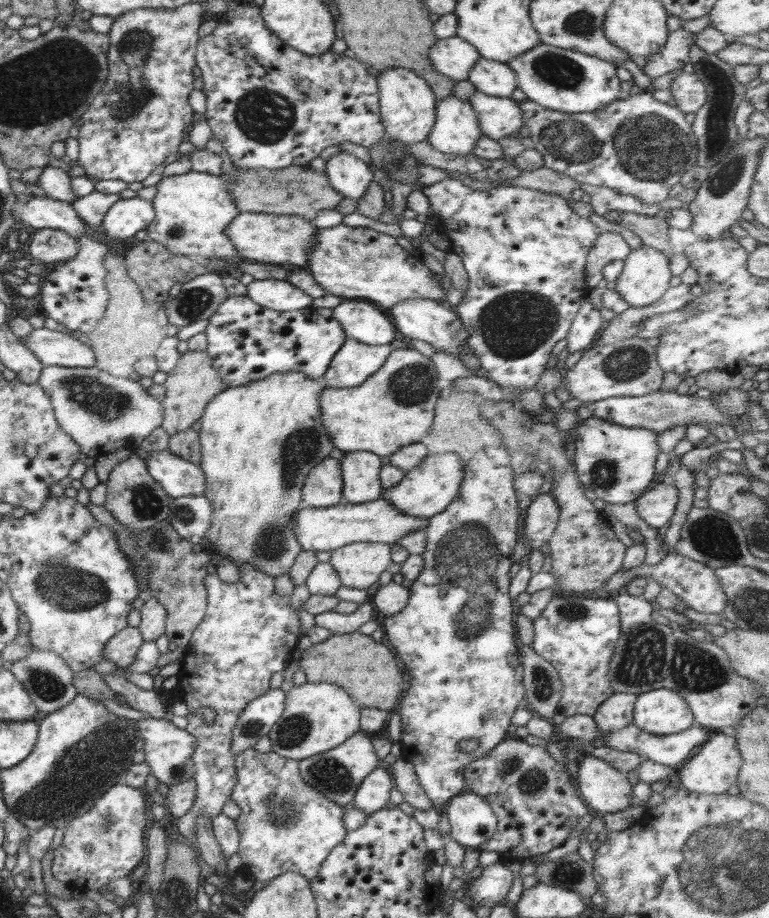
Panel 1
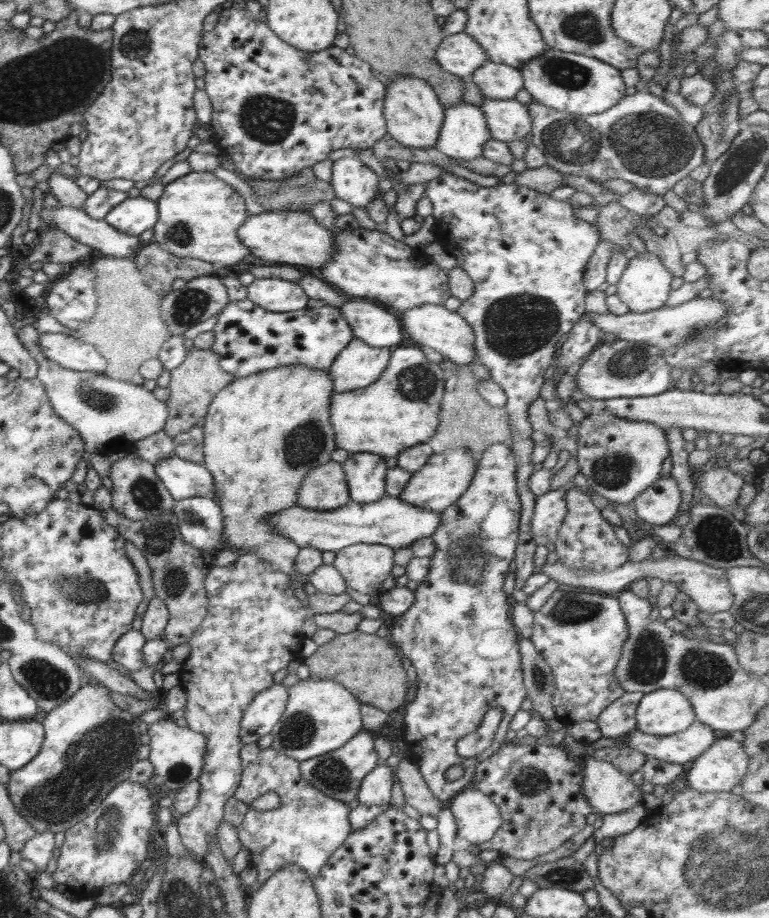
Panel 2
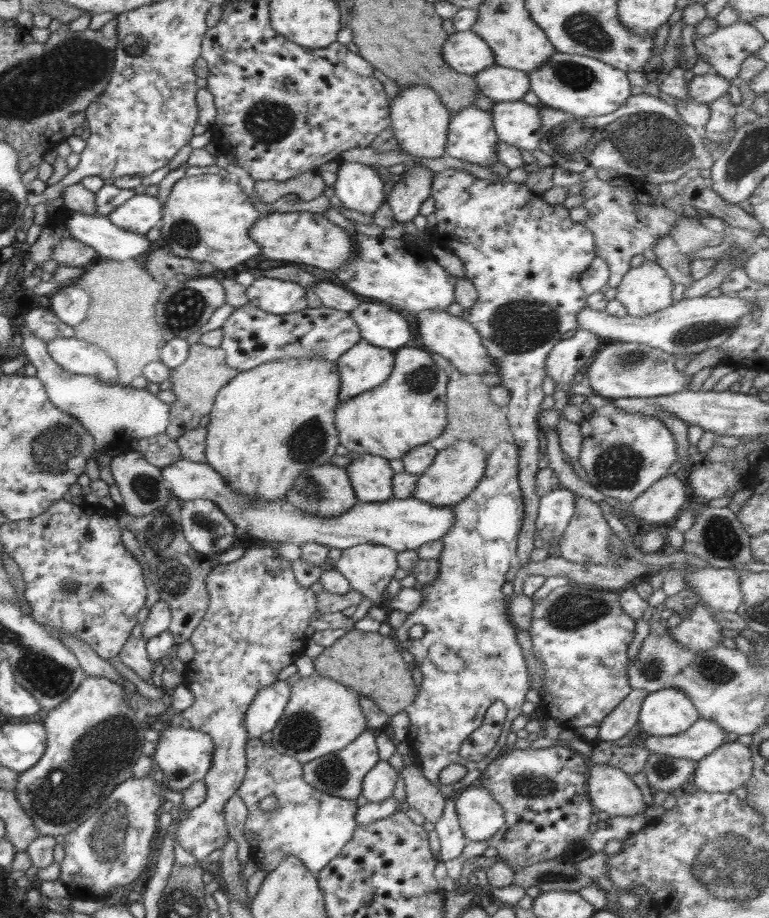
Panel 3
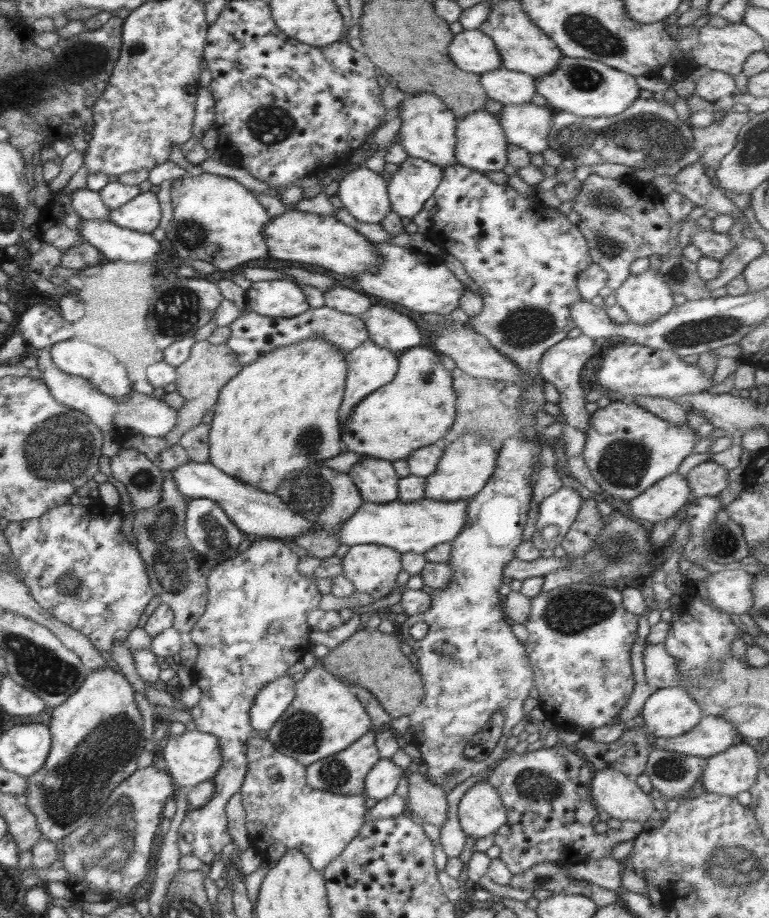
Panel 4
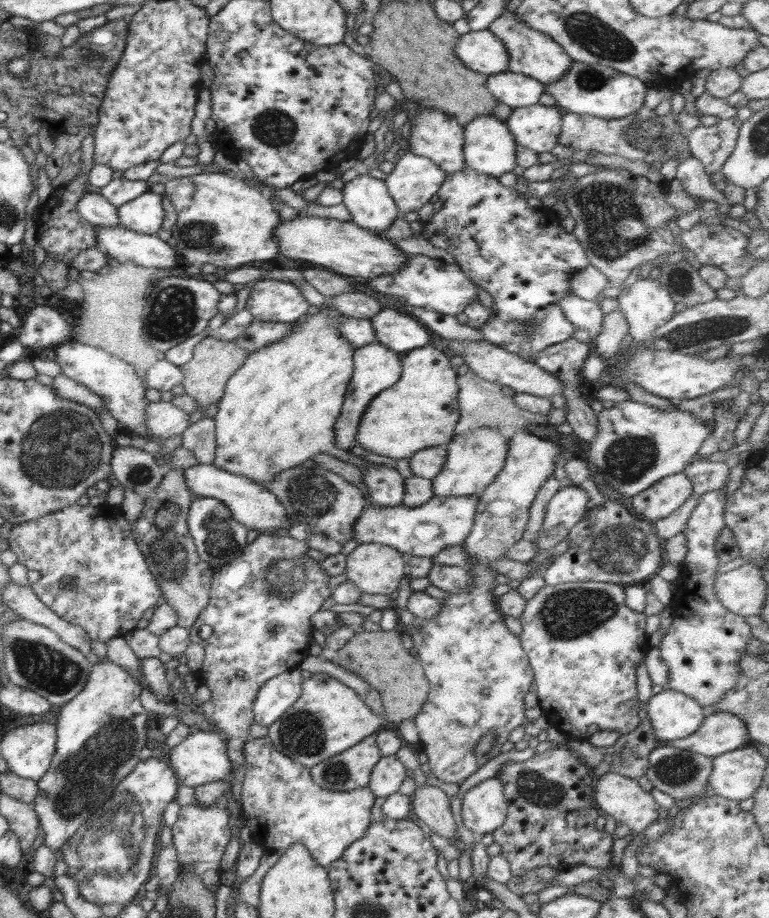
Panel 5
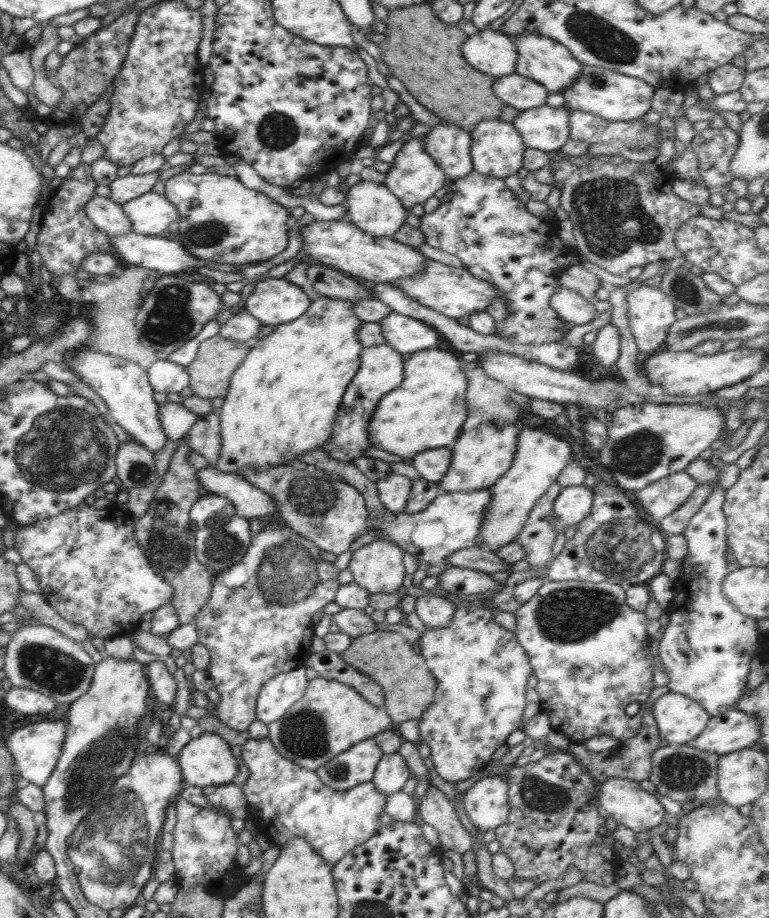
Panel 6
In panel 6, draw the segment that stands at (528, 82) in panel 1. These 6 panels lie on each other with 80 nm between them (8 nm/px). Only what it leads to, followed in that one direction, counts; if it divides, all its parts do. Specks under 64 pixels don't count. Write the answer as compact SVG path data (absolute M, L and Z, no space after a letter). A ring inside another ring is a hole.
M584 65L582 70L575 83L562 93L564 106L571 111L592 113L610 122L628 122L643 118L650 110L655 88L647 82L597 66Z

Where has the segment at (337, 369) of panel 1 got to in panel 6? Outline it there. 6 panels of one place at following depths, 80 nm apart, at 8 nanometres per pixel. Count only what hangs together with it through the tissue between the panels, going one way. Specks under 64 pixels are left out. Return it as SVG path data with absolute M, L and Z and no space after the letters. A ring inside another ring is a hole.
M382 344L378 346L364 347L360 356L360 369L352 378L346 393L342 398L342 403L338 409L336 420L334 421L329 440L326 440L320 450L329 454L336 462L346 462L353 464L355 459L364 457L364 449L372 447L369 441L369 422L378 406L378 402L392 390L396 390L404 381L404 362L406 356L396 352L390 345Z

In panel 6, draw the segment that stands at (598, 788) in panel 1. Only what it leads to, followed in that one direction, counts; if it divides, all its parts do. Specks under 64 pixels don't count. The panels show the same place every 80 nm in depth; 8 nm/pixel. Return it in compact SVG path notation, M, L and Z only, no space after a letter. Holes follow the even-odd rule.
M609 778L603 783L598 783L597 793L601 812L613 824L626 826L636 835L660 827L666 814L665 808L659 803L654 794L642 789L638 781L625 778Z

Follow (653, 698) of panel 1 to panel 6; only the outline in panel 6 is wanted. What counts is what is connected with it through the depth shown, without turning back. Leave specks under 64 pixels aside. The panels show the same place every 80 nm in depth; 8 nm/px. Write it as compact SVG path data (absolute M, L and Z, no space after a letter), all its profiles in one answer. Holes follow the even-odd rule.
M668 691L653 702L653 717L665 744L684 744L699 736L711 717L703 706Z

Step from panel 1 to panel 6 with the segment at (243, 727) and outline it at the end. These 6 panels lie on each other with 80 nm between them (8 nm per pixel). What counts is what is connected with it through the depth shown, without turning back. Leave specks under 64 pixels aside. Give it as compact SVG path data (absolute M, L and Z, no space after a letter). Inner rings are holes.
M304 665L277 674L262 685L256 701L255 718L267 725L280 720L304 696L307 684Z

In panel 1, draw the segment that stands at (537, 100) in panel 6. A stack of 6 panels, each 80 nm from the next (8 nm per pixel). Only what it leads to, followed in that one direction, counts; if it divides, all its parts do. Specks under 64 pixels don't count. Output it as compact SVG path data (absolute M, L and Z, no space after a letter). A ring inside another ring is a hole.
M480 57L470 69L468 78L476 91L488 96L511 98L517 88L516 73L507 63Z

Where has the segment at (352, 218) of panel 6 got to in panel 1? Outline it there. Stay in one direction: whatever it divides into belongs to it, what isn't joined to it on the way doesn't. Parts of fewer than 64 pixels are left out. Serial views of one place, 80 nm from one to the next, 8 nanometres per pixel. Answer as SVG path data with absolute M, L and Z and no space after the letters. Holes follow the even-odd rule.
M340 151L331 156L325 163L325 175L330 186L335 188L346 198L359 200L368 185L377 178L377 174L370 171L370 167L348 151Z

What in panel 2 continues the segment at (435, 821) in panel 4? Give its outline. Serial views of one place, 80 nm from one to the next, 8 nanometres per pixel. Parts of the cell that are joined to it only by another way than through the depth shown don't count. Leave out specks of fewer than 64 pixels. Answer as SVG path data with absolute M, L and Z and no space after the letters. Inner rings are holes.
M408 756L400 759L394 771L400 780L406 805L414 807L421 815L437 817L444 804L432 794L418 765Z

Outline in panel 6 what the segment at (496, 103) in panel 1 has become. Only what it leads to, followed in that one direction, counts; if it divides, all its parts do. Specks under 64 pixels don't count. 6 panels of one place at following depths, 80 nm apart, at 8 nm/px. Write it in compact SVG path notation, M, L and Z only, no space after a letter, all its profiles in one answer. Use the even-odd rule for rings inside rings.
M546 104L520 111L511 124L523 136L527 147L546 152L559 150L568 142L571 110L566 106L550 107Z

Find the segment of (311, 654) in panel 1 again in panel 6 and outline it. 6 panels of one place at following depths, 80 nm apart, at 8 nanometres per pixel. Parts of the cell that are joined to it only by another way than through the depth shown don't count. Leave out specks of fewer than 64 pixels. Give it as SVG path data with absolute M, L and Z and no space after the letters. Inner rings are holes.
M378 629L370 634L363 634L352 640L349 648L339 655L342 660L366 673L383 688L384 707L395 727L406 720L418 720L433 703L437 680L428 670L425 658L412 649L412 645L401 633Z

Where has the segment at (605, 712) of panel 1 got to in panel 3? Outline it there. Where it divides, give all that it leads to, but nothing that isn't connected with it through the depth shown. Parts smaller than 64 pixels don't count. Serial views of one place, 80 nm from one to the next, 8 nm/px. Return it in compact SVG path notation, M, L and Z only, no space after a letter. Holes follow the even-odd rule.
M632 689L626 698L599 724L598 741L615 741L626 736L639 722L639 712L649 691Z

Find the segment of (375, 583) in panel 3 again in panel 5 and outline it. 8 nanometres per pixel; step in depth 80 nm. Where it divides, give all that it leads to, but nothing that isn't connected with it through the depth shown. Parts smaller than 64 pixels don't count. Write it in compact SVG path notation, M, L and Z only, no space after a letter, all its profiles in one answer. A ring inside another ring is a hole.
M361 544L347 554L345 573L366 594L394 596L406 571L403 554L391 546Z

